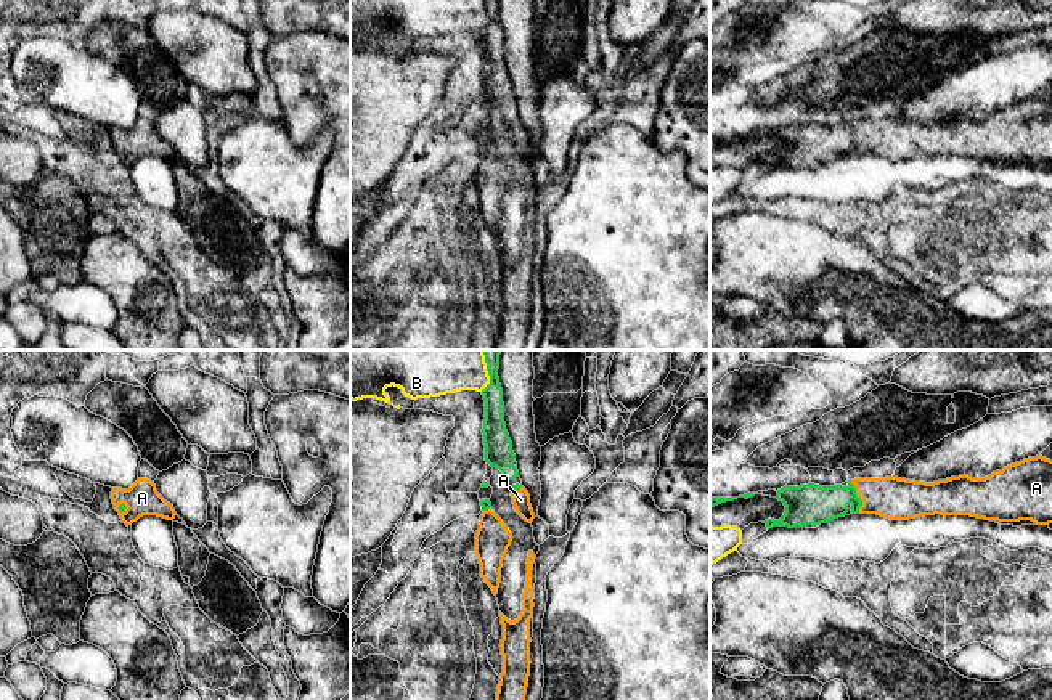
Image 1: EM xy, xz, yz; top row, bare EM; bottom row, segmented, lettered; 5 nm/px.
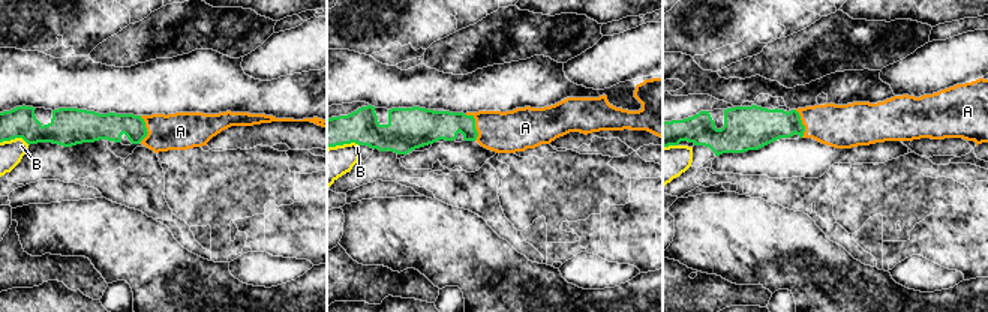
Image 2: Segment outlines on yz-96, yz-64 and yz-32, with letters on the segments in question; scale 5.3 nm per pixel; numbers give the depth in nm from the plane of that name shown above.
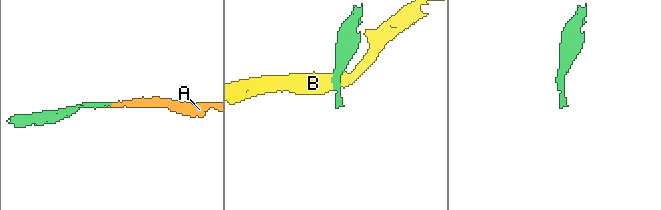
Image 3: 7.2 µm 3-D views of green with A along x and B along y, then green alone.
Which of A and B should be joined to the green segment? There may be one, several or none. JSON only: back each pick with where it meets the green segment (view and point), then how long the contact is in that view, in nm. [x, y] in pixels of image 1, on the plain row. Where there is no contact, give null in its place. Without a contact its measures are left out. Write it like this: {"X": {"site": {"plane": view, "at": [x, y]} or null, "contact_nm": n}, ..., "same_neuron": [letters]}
{"A": {"site": {"plane": "yz", "at": [856, 137]}, "contact_nm": 180}, "same_neuron": ["A"]}

